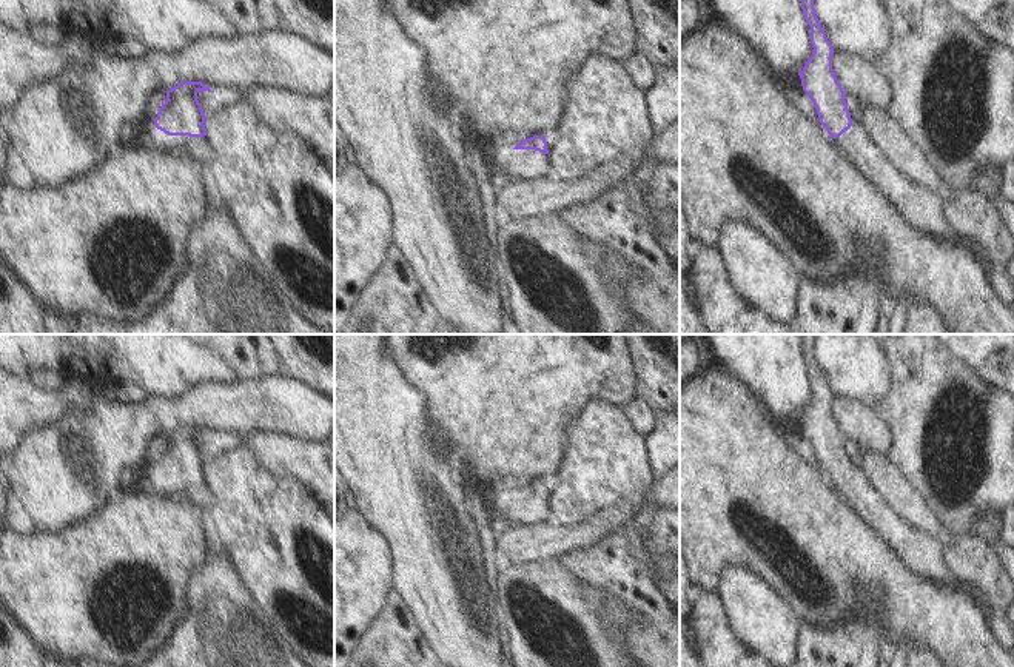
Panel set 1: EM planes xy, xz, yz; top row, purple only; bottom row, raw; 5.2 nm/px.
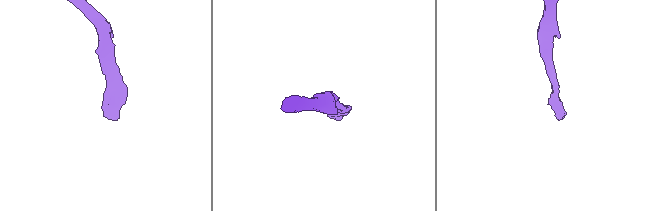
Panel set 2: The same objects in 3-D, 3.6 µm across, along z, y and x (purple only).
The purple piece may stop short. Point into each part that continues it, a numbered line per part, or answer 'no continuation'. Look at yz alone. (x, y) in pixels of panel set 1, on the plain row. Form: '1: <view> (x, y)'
1: yz (922, 553)

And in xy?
1: xy (168, 487)

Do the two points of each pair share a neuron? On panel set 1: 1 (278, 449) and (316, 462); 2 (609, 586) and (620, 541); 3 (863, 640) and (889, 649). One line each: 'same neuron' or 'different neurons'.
1: same neuron
2: same neuron
3: different neurons

